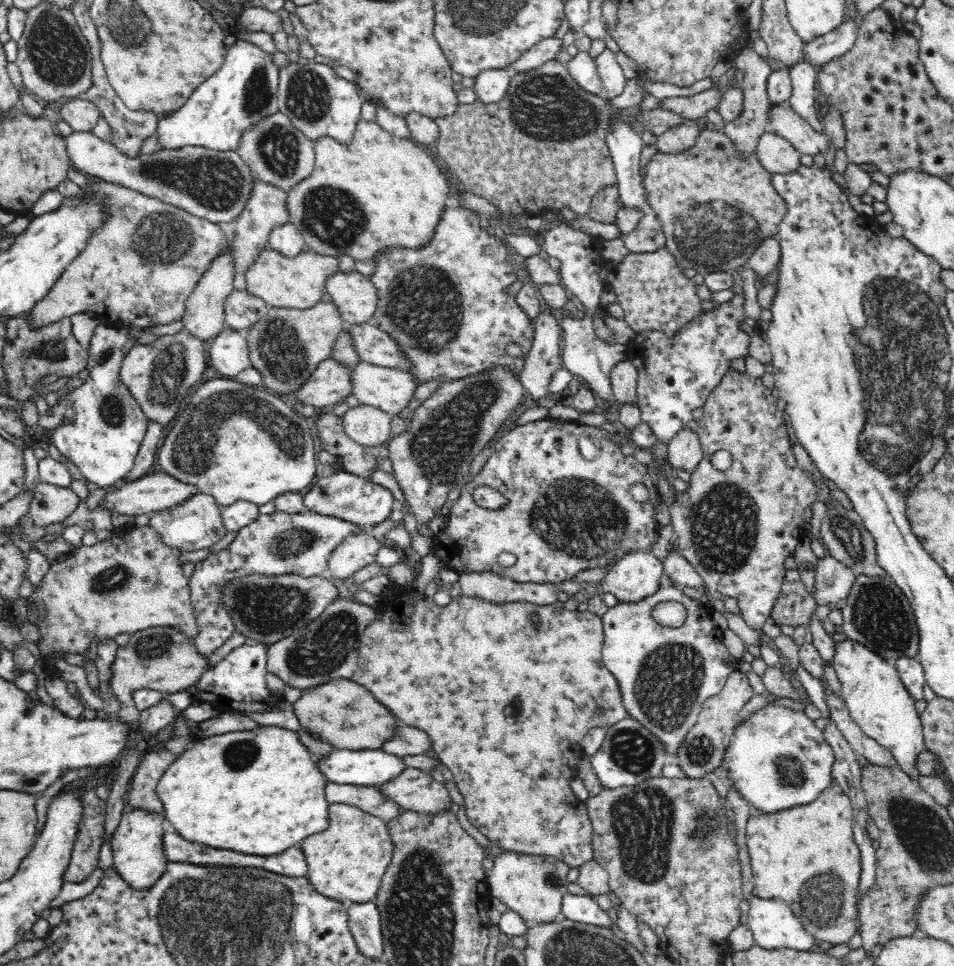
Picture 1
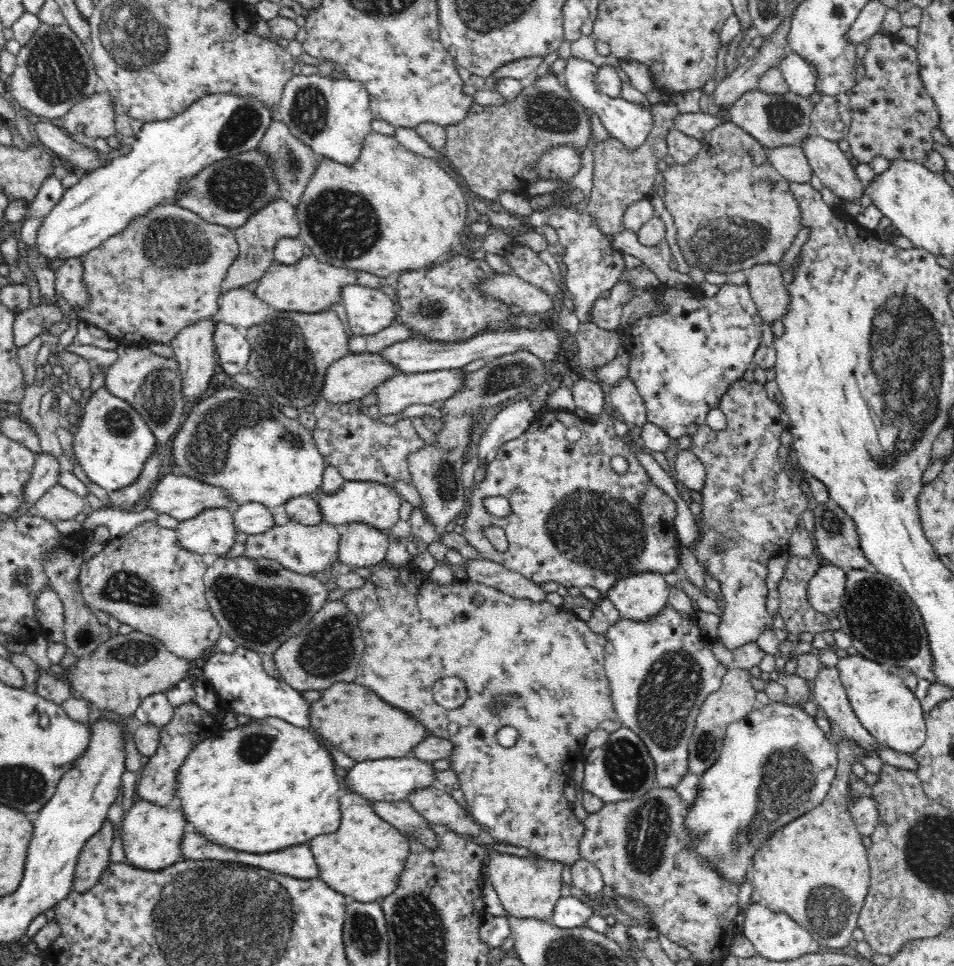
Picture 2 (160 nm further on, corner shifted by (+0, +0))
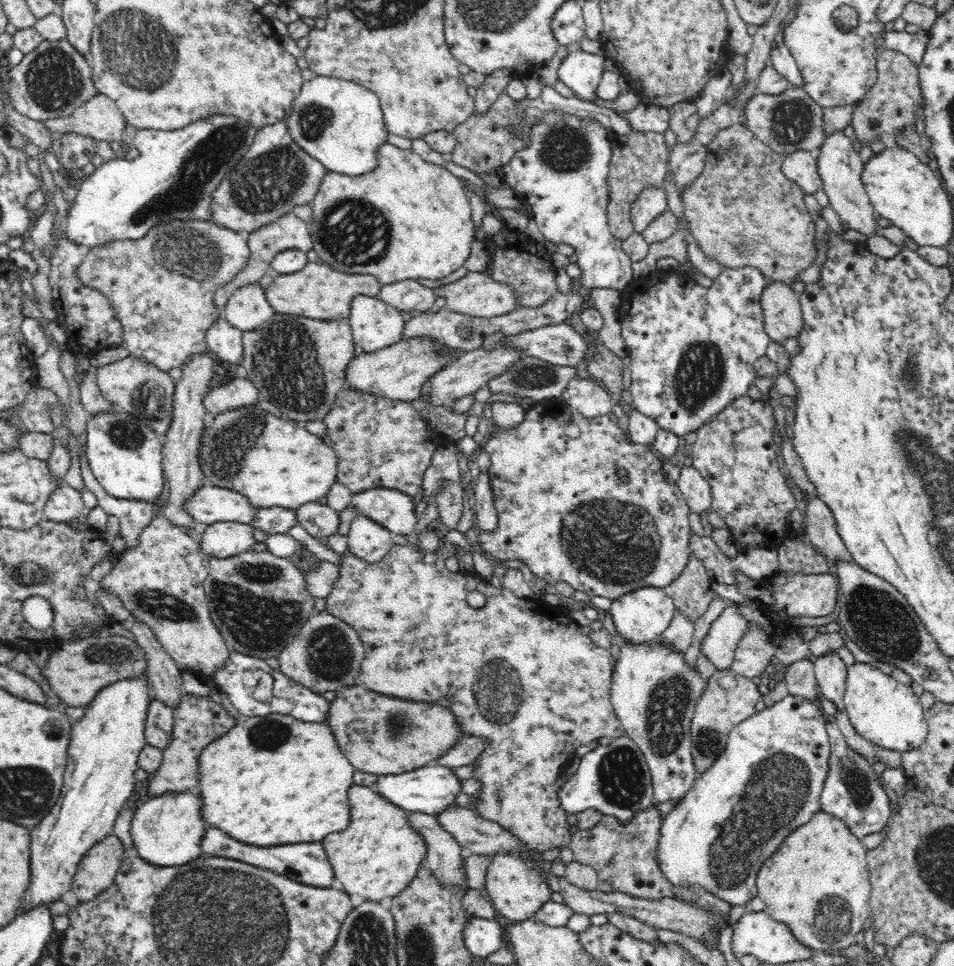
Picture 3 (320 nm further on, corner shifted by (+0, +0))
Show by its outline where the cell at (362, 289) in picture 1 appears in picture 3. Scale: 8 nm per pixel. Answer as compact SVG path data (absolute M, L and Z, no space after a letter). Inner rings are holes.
M355 296L347 321L353 332L353 341L366 354L390 348L404 340L402 313L382 299Z

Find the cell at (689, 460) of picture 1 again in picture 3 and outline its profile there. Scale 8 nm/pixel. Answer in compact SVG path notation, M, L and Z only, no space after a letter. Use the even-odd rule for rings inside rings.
M694 467L681 468L680 478L676 483L690 512L700 517L711 510L710 485Z

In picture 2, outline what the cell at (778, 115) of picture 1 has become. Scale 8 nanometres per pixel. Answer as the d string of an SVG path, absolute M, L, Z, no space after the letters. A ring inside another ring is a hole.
M813 134L802 145L813 174L820 178L824 188L832 191L841 203L860 204L865 186L857 177L855 166L846 157L844 144L825 140Z

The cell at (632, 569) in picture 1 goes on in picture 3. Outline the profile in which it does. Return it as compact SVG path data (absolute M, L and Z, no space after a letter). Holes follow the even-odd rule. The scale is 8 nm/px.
M640 588L613 601L609 613L612 615L617 636L622 638L623 642L642 644L654 642L668 629L675 610L673 600L662 589Z

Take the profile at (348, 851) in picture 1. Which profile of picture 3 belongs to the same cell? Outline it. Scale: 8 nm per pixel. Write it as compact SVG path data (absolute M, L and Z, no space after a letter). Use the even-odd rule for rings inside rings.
M354 784L348 793L348 800L352 804L351 824L342 832L326 836L323 844L334 869L338 887L349 895L360 894L367 901L377 903L388 896L398 896L404 890L404 886L408 886L414 880L418 869L425 862L427 844L424 837L410 825L408 811L386 800L375 788Z

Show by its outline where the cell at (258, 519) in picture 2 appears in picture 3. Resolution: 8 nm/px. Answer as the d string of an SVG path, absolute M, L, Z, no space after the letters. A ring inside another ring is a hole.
M258 508L253 528L259 528L268 534L288 534L291 528L298 525L297 512L294 508Z

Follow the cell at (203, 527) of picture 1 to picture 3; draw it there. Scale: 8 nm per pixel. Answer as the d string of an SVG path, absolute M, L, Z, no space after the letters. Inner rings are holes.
M232 521L209 524L199 536L202 552L218 559L252 552L252 547L257 543L254 540L252 526Z

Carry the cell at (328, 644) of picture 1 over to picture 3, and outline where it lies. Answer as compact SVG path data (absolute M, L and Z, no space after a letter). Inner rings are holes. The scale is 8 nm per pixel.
M325 611L310 617L299 636L277 656L282 674L320 695L352 687L364 657L365 648L358 634Z

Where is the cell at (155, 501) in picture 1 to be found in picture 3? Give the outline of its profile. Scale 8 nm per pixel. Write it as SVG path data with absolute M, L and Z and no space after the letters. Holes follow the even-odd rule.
M203 486L185 504L185 509L198 523L232 521L251 526L258 507L252 506L243 494L229 488Z

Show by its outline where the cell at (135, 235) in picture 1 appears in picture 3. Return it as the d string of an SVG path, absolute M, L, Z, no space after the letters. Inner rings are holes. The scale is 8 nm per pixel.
M180 221L152 227L144 238L139 238L138 240L115 240L109 241L107 245L102 244L99 247L93 247L85 256L82 264L76 268L73 276L75 276L75 280L81 286L96 289L109 298L109 302L115 308L116 316L123 326L124 348L130 351L132 355L147 358L148 362L156 365L160 371L168 372L174 368L182 367L192 355L212 355L210 348L208 348L205 334L208 328L210 328L210 325L222 317L222 312L216 310L216 306L212 303L213 296L216 296L216 291L219 291L225 284L234 280L245 269L250 258L250 253L247 239L239 235L235 230L226 227L219 228L211 221Z

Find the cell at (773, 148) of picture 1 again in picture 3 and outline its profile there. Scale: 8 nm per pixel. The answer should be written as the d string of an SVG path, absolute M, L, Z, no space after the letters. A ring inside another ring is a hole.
M794 152L786 155L781 169L788 180L795 182L804 193L814 194L823 190L823 182L817 169L818 159L815 152Z

